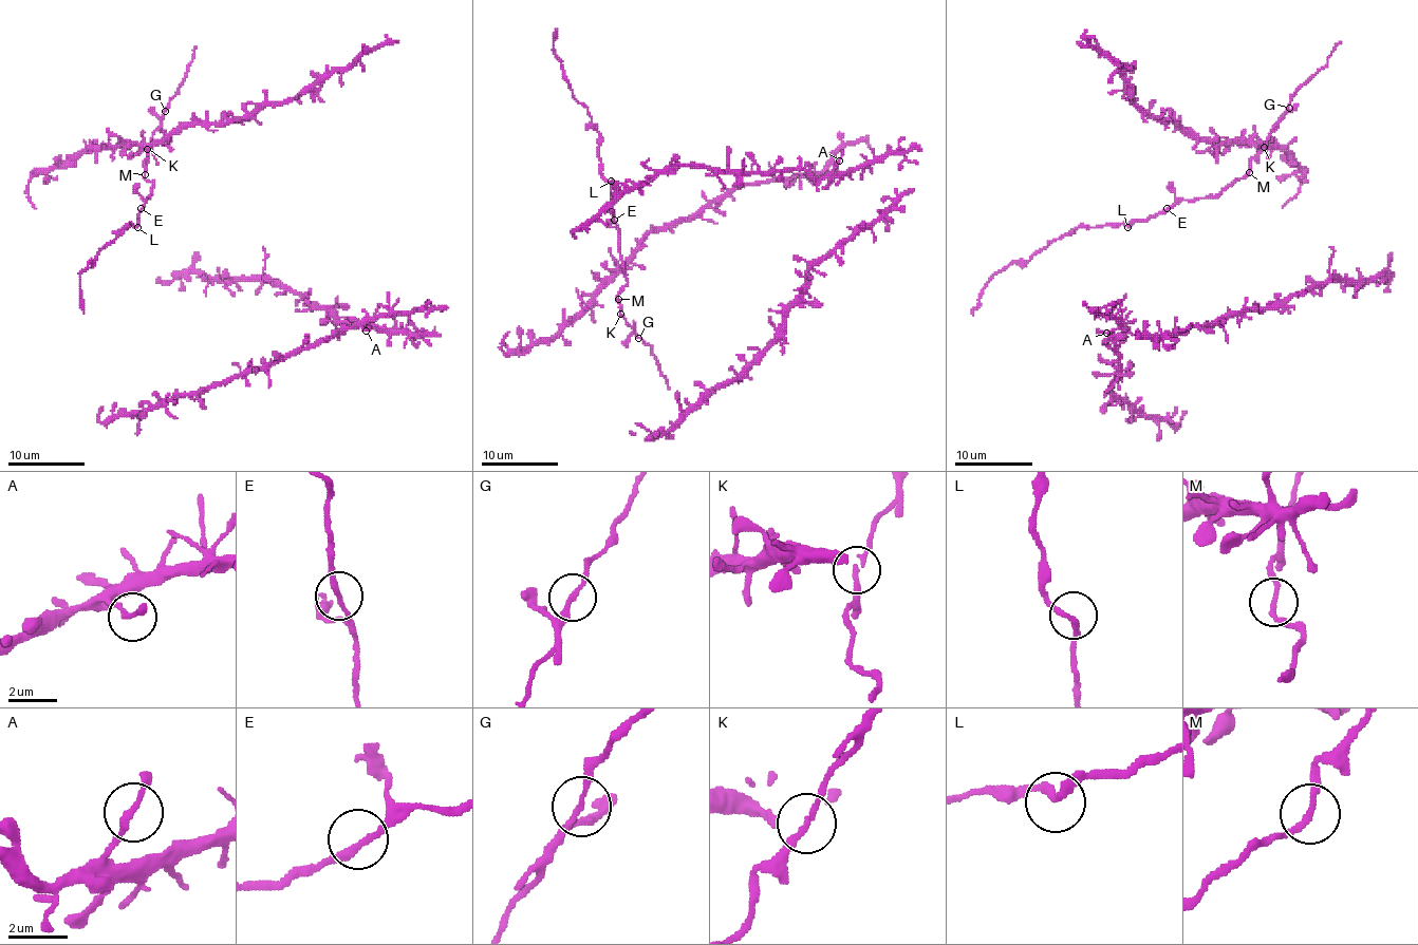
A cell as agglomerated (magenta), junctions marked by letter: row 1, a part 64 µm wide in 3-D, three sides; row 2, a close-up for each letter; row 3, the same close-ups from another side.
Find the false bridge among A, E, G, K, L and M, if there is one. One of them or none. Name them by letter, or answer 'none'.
none

